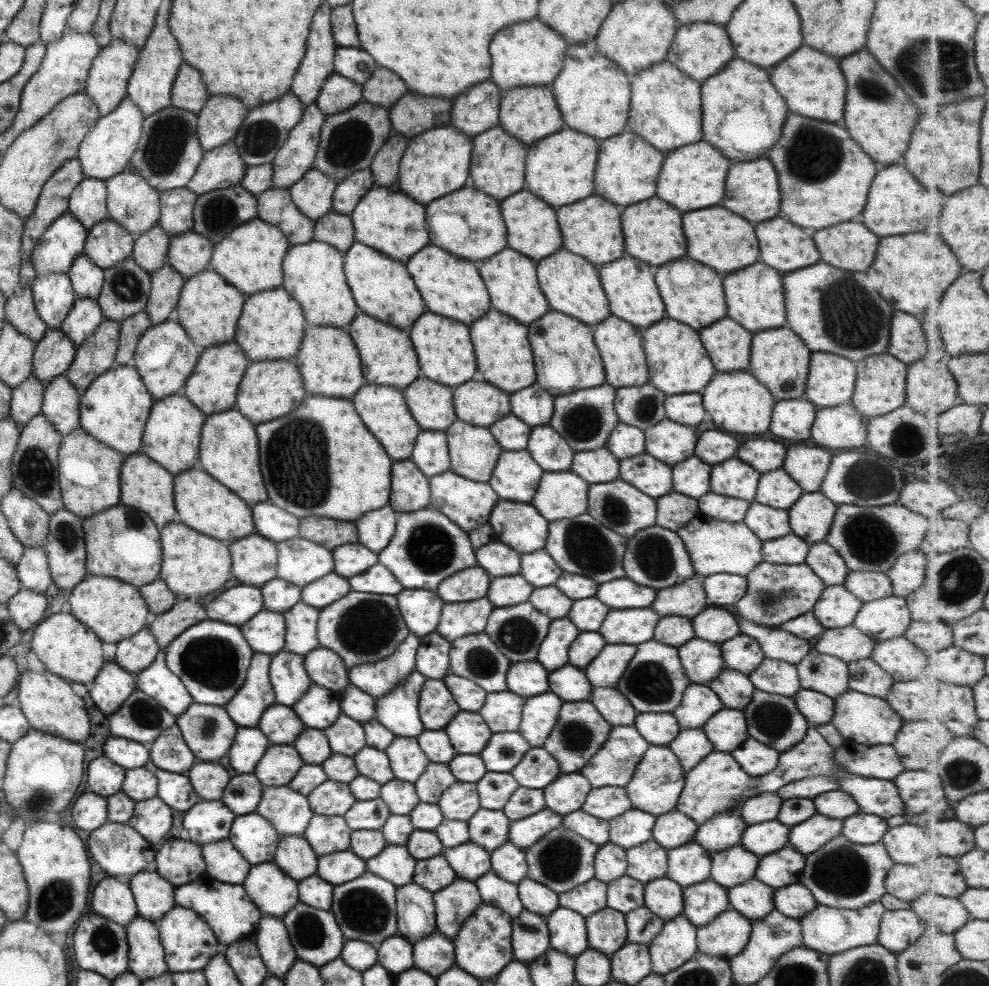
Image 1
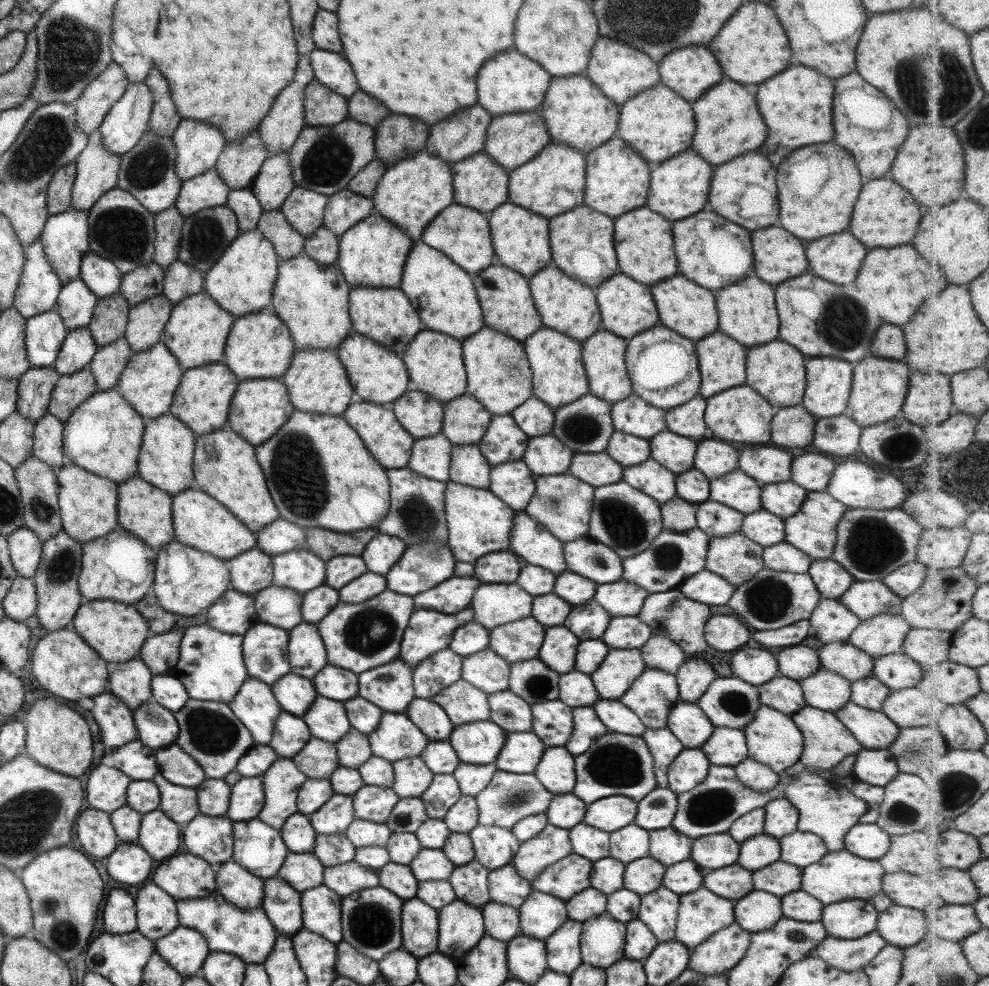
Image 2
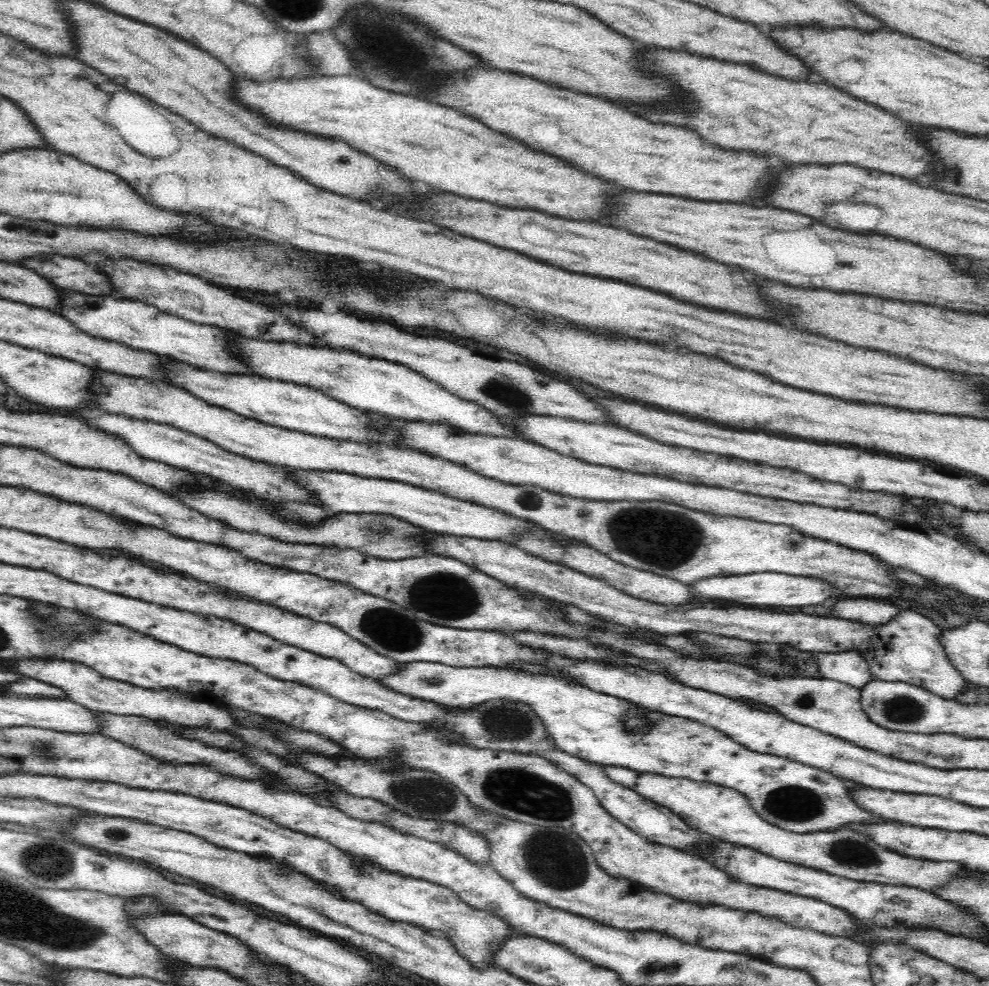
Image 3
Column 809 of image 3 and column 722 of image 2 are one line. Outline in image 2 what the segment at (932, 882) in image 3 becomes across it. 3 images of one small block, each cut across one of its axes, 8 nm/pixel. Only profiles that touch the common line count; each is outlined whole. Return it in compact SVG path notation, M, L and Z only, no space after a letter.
M727 833L711 834L692 839L690 859L704 871L736 863L740 843Z

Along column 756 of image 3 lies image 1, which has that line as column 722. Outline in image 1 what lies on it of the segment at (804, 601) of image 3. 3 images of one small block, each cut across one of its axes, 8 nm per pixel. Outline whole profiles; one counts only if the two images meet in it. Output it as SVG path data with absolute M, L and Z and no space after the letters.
M715 573L700 579L707 606L722 607L725 604L735 604L746 591L746 580L743 576Z

